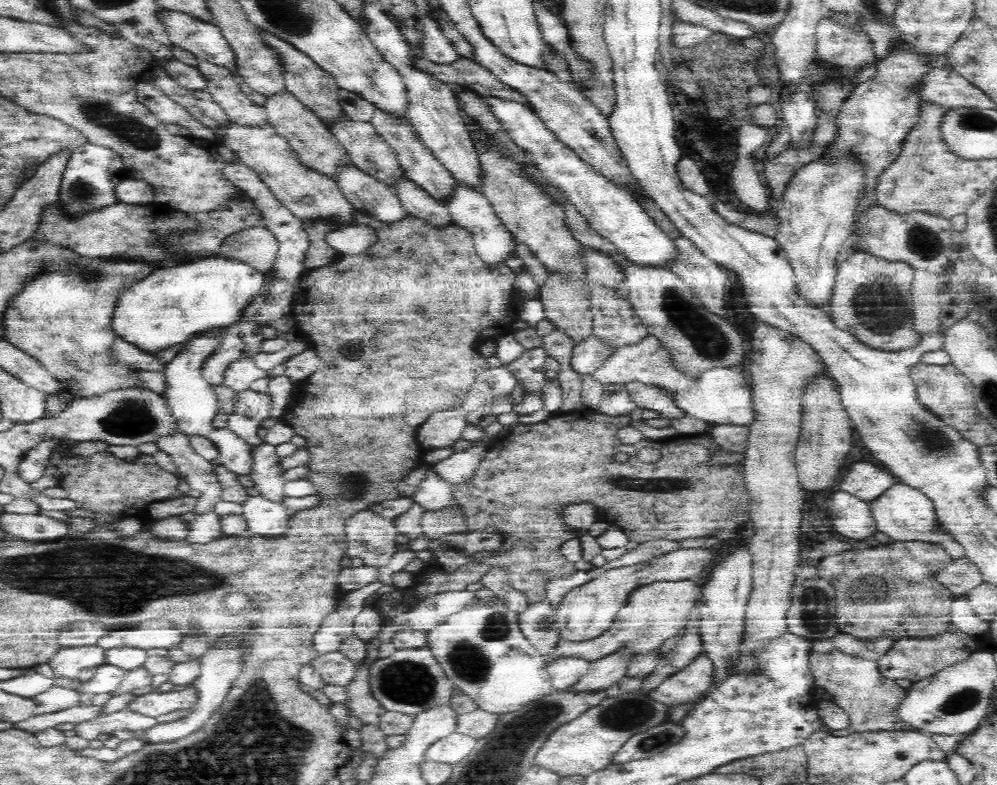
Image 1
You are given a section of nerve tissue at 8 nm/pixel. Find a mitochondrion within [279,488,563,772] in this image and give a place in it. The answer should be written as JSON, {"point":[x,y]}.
{"point":[407,683]}

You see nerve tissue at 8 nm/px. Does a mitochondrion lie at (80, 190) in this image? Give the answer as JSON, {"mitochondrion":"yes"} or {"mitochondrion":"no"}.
{"mitochondrion":"yes"}

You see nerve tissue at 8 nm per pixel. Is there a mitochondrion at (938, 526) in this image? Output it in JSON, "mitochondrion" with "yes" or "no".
{"mitochondrion":"no"}

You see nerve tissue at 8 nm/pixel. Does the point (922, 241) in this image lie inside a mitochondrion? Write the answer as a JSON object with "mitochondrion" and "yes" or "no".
{"mitochondrion":"yes"}

